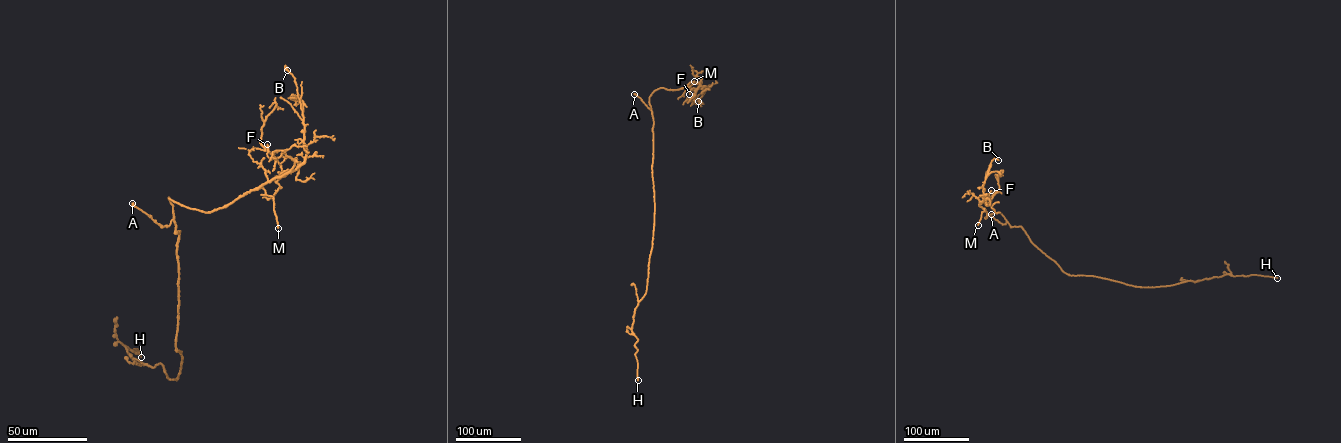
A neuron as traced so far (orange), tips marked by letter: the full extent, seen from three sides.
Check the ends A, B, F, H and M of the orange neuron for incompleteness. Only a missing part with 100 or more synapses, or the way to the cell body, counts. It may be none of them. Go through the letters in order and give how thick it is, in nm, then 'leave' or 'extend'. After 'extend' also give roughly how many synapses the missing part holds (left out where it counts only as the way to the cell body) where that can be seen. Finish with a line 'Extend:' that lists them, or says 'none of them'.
A: calibre 480 nm; leave
B: calibre 160 nm; leave
F: calibre 140 nm; leave
H: calibre 200 nm; extend; 140 synapses
M: calibre 260 nm; extend
Extend: H, M

